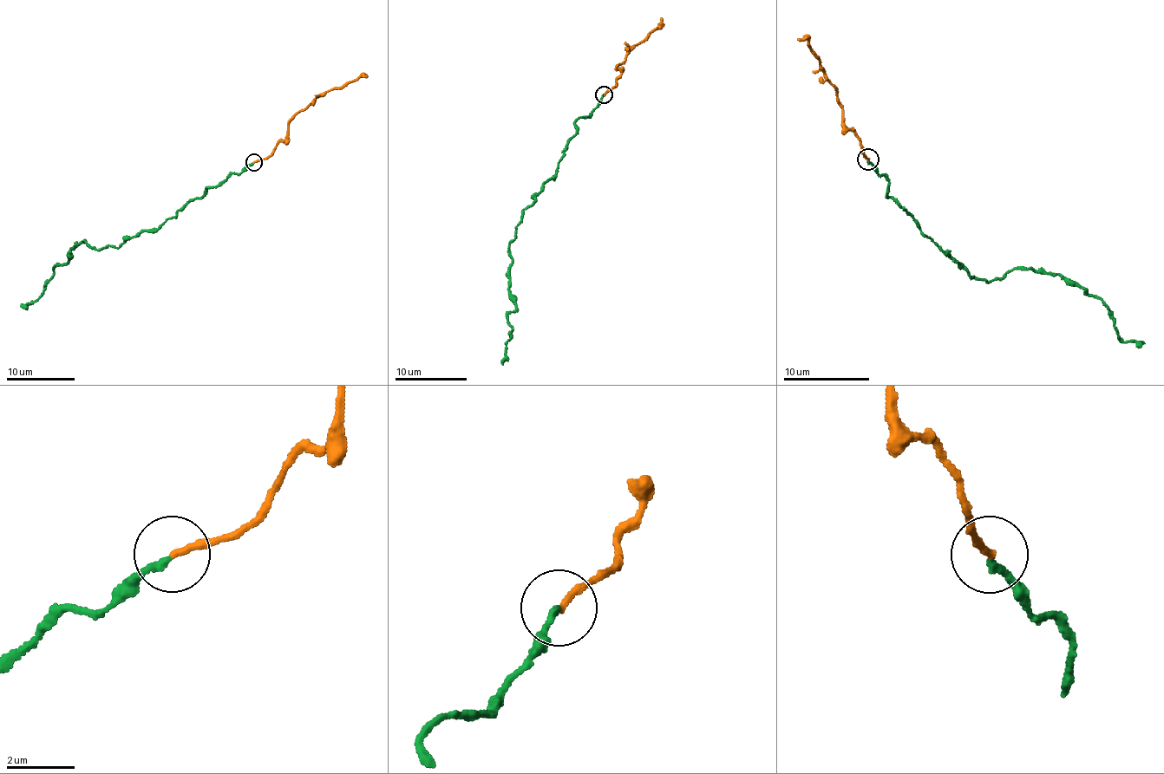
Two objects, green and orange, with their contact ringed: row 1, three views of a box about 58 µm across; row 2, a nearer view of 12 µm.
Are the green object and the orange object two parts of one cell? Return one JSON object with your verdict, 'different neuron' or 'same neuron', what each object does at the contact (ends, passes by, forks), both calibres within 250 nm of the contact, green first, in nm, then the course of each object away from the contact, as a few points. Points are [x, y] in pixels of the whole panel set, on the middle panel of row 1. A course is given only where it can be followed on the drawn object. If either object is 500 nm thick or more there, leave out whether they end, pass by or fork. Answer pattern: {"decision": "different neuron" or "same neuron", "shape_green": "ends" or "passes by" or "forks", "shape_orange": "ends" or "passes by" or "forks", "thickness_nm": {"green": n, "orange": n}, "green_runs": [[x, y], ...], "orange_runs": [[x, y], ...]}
{"decision": "different neuron", "shape_green": "ends", "shape_orange": "ends", "thickness_nm": {"green": 190, "orange": 200}, "green_runs": [[604, 94], [575, 123], [508, 248], [515, 308], [507, 315], [513, 335], [502, 365]], "orange_runs": [[604, 94], [613, 89], [620, 73], [616, 68], [631, 48], [647, 39], [663, 18]]}

